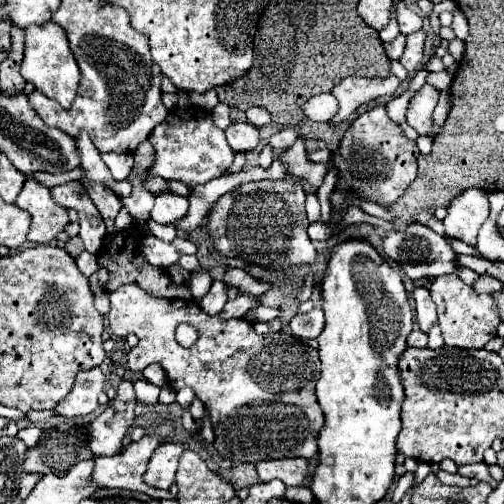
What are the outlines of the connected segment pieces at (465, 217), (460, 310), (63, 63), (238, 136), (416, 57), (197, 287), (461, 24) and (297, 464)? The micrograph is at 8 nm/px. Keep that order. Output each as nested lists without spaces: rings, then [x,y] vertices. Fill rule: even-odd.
[[[471,187],[463,191],[463,195],[459,193],[447,207],[447,217],[443,219],[445,233],[449,237],[461,239],[467,245],[475,245],[477,231],[481,223],[487,219],[487,215],[489,215],[487,193]]]
[[[443,275],[437,277],[431,287],[431,297],[437,305],[437,315],[439,315],[439,327],[445,339],[447,347],[459,347],[459,349],[483,349],[495,335],[497,335],[497,325],[501,323],[495,303],[491,295],[479,295],[473,291],[471,285],[461,281],[457,275]]]
[[[49,21],[43,25],[31,25],[25,29],[25,59],[21,65],[21,75],[27,83],[33,83],[37,91],[61,103],[63,109],[69,109],[73,105],[77,87],[81,81],[81,71],[69,49],[67,35],[57,23]]]
[[[233,121],[225,129],[225,135],[233,151],[251,151],[259,143],[259,129],[249,121]]]
[[[415,31],[415,33],[407,35],[407,45],[405,45],[405,51],[401,55],[401,63],[409,71],[409,75],[421,67],[423,43],[425,43],[425,31]]]
[[[199,271],[199,273],[193,273],[191,275],[191,281],[189,281],[189,289],[191,289],[191,299],[195,303],[201,303],[201,299],[205,297],[205,293],[209,291],[209,285],[211,285],[211,275],[209,271]]]
[[[455,9],[451,29],[455,31],[455,35],[457,35],[459,39],[463,39],[463,41],[467,39],[467,35],[469,35],[469,25],[467,25],[467,19],[465,19],[465,15],[463,15],[461,9]]]
[[[273,459],[261,461],[257,465],[257,473],[261,481],[279,479],[287,487],[301,487],[309,479],[309,461],[307,459]]]

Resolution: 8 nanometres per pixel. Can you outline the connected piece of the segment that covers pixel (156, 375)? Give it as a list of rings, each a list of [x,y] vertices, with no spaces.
[[[151,363],[149,367],[145,367],[145,369],[143,369],[143,375],[145,375],[145,379],[147,379],[149,383],[153,383],[153,385],[157,385],[157,387],[163,387],[163,385],[167,383],[167,375],[165,375],[165,371],[163,371],[157,363]]]

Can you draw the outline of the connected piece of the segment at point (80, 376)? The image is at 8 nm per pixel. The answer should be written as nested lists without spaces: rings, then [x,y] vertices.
[[[99,367],[89,371],[79,371],[73,383],[73,389],[61,399],[55,407],[55,413],[65,417],[77,417],[77,415],[89,415],[93,413],[99,403],[97,395],[105,387],[105,375]]]

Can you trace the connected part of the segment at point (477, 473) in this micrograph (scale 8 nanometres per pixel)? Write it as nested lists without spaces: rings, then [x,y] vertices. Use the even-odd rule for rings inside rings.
[[[479,463],[479,465],[461,465],[457,473],[459,473],[459,475],[463,475],[463,477],[469,477],[469,479],[481,479],[481,481],[491,481],[489,469],[487,469],[487,467],[483,465],[483,463]]]

